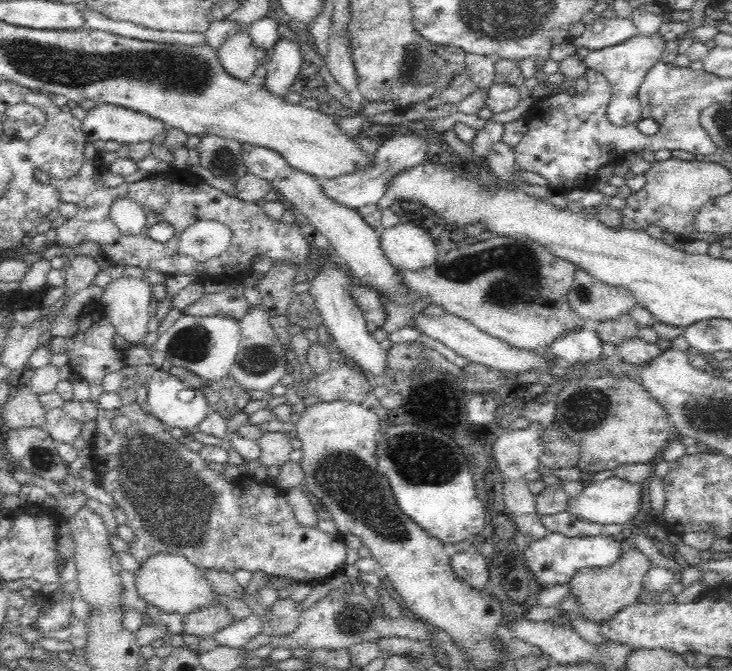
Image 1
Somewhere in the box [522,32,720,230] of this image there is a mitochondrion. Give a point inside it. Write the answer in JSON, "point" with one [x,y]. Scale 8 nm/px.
{"point":[675,114]}

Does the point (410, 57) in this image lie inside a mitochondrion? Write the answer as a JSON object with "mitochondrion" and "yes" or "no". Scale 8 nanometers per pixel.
{"mitochondrion":"yes"}

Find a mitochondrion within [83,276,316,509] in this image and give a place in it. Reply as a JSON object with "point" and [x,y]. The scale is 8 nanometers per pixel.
{"point":[192,344]}

